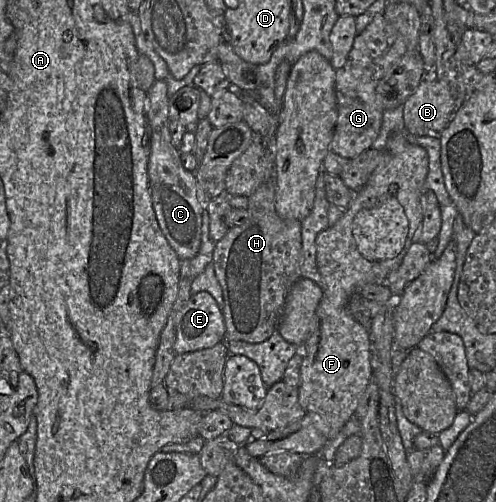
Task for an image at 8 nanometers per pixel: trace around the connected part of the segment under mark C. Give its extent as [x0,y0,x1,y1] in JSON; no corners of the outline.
[146,80,204,260]

